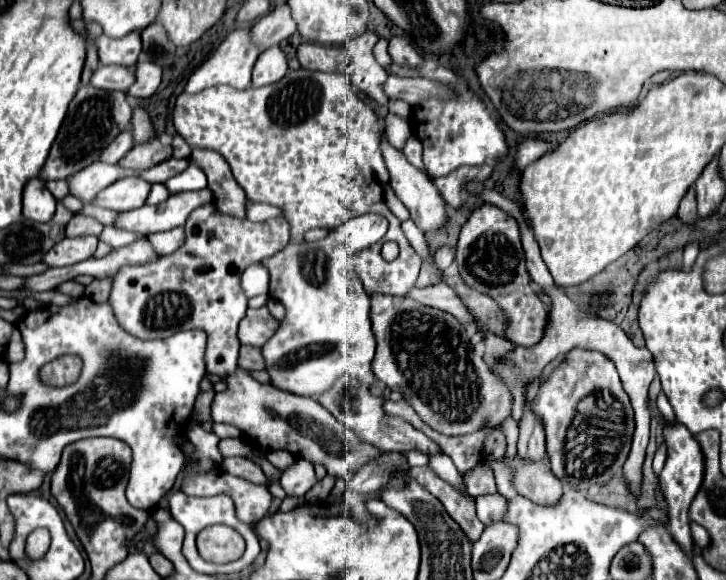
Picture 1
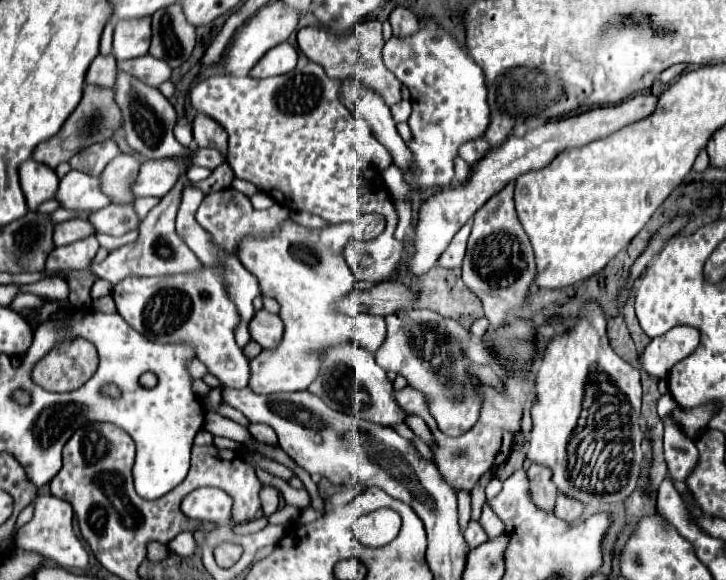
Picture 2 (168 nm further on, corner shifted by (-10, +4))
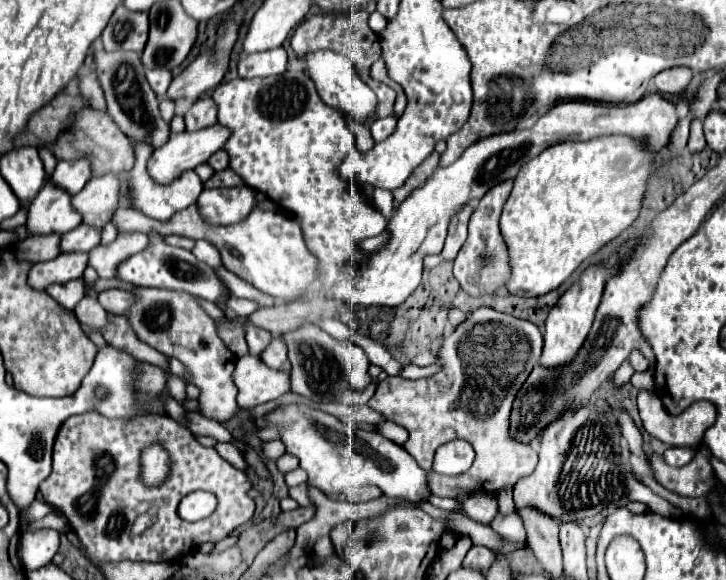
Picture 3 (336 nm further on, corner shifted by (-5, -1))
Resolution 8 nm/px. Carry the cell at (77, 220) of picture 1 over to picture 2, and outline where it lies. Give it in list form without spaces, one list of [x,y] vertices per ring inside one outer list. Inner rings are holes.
[[[86,219],[62,221],[62,223],[54,225],[54,247],[70,245],[70,243],[86,239],[90,235],[94,235],[94,229],[92,229],[92,225]]]

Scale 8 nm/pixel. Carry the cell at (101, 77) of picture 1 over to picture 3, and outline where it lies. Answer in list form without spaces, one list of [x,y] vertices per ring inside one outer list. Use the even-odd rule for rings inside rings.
[[[153,68],[153,70],[147,70],[145,76],[147,76],[147,82],[153,88],[153,92],[157,92],[157,96],[163,98],[171,84],[171,72],[167,68]]]

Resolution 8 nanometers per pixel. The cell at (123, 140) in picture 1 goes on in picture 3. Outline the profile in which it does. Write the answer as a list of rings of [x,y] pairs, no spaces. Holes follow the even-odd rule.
[[[87,158],[59,160],[51,180],[71,194],[77,194],[91,178],[91,162]]]

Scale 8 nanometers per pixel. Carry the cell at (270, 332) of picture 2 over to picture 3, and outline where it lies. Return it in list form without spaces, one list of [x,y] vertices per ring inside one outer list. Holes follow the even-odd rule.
[[[273,336],[269,346],[261,352],[261,360],[271,366],[271,368],[281,368],[281,370],[291,370],[289,358],[287,358],[287,348],[281,340],[281,336]]]

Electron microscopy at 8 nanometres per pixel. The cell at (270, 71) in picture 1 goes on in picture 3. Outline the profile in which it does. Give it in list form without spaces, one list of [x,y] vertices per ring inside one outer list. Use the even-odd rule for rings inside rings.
[[[275,48],[273,52],[257,52],[239,60],[239,78],[267,78],[287,70],[287,52]]]

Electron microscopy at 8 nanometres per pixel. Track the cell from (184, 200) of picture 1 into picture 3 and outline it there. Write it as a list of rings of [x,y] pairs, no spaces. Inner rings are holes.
[[[79,224],[73,228],[73,232],[67,232],[61,238],[61,250],[63,252],[89,252],[91,248],[99,246],[103,228],[93,228],[87,224]]]

